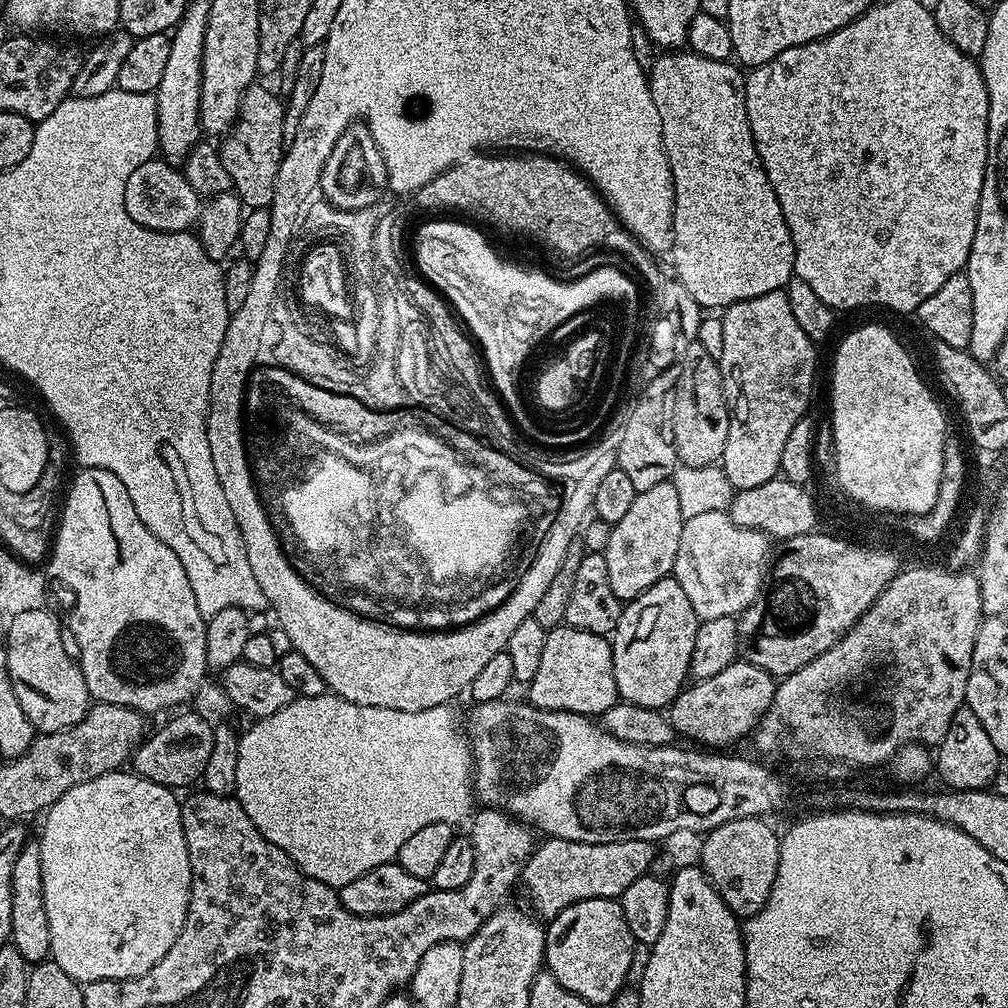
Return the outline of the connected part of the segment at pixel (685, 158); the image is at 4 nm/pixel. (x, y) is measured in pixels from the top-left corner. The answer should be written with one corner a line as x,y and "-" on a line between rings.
668,50
657,55
653,68
647,73
650,94
654,98
654,106
658,106
658,118
662,118
662,138
666,158
672,171
674,186
674,242
670,259
676,267
679,287
685,288
694,298
694,302
704,310
723,310
734,302
742,302
746,298
758,298
762,294
779,292
787,289
789,280
794,276
794,242
790,238
790,230
786,226
786,218
782,214
782,206
778,206
778,198
774,194
774,186
766,178
766,170
758,158
758,150
754,146
754,138
750,130
750,118
746,114
746,94
744,93
745,73
735,63
727,60
715,61
714,58
700,57
691,50

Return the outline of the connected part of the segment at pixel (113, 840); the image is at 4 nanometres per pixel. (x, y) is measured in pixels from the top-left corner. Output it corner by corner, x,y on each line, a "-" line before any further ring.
117,770
66,790
66,794
62,794
58,802
54,802
46,810
46,815
43,817
44,829
40,832
38,843
42,854
46,922
50,922
50,950
52,951
50,959
58,966
62,966
62,970
66,970
66,974
70,974
70,978
74,978
82,986
103,980
129,980
146,974
164,957
166,950
174,946
178,934
182,934
188,903
192,897
192,867
186,846
186,834
182,826
181,801
178,796
176,800
176,796
177,793
173,789
162,786
158,782
150,782
146,777
137,776
131,770

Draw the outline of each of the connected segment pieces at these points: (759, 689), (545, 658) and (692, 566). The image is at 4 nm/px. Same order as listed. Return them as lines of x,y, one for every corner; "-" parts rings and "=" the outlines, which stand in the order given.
738,658
734,661
730,666
726,666
726,670
722,670
718,674
714,674
714,678
706,678
705,680
695,681
691,686
685,687
683,691
681,691
680,695
676,697
675,700
672,701
670,705
670,719
672,722
673,729
677,733
680,732
684,736
689,736
692,740
697,740
697,745
707,746
712,750
724,750
727,744
736,744
740,739
751,737
752,733
755,732
756,728
760,725
760,719
768,712
768,707
770,706
770,702
774,698
774,694
776,693
776,685
777,681
768,673
766,670
762,670
758,666
754,666
753,664
749,664
747,660
743,658
=
567,626
551,629
546,638
546,646
542,646
538,674
534,674
526,692
527,703
533,708
573,712
593,718
603,717
610,706
618,703
611,643
605,637
590,634
586,630
=
727,511
707,512
685,520
672,576
690,598
694,614
701,621
739,617
756,601
766,580
768,543
769,537
763,532
736,525

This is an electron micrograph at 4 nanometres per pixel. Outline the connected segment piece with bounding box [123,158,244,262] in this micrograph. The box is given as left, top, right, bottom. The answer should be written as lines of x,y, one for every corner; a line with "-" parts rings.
162,158
142,163
127,176
123,205
134,222
156,232
182,232
198,224
201,243
212,260
220,262
237,245
244,208
235,193
224,193
204,199
194,190
175,165

